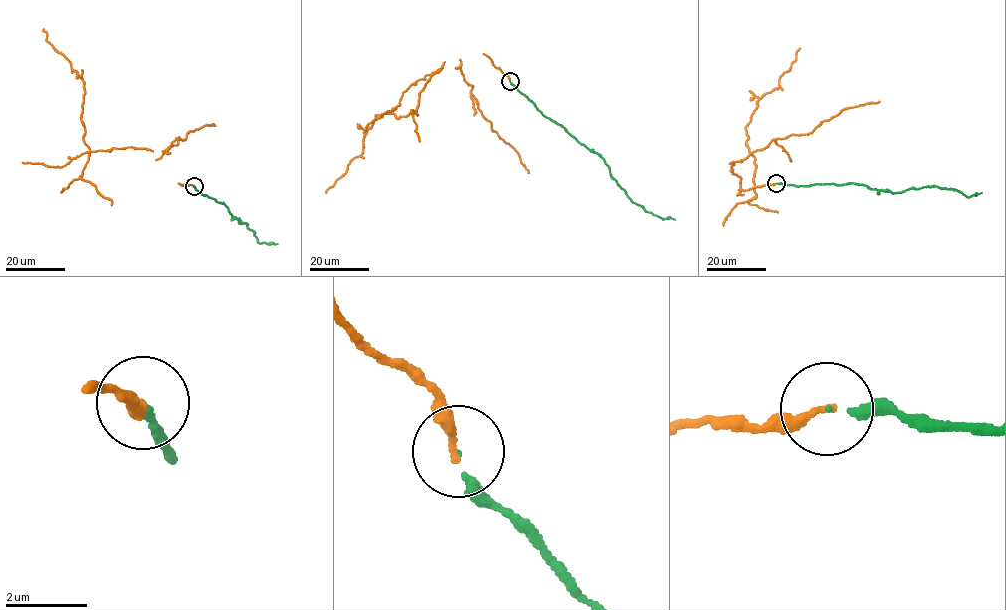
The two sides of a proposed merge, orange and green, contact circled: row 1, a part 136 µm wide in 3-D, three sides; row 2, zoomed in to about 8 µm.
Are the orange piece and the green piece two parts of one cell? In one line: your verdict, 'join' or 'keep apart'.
join

